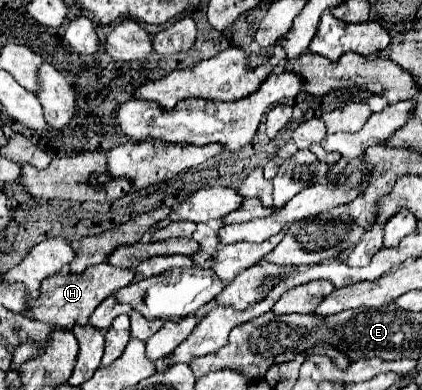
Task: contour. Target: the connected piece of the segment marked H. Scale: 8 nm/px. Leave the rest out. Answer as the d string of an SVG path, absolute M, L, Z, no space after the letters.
M99 263L91 269L85 269L83 273L55 273L47 281L43 281L41 295L29 301L29 309L33 311L37 321L51 323L59 329L71 329L75 323L85 325L89 323L91 313L103 299L107 299L111 293L131 283L133 273L135 269L121 269L109 263Z

